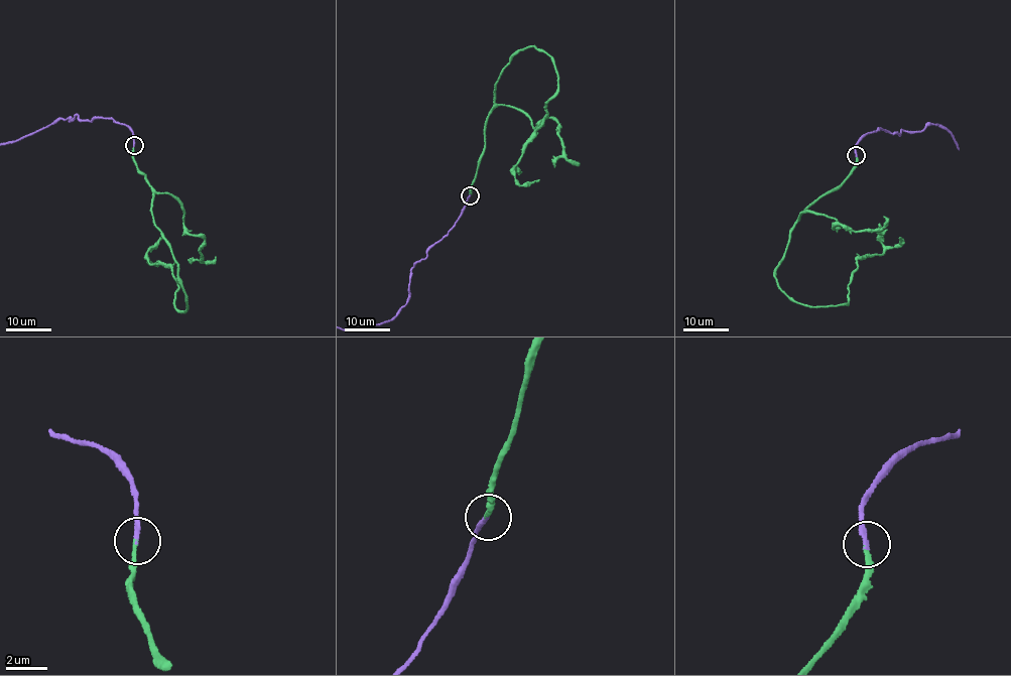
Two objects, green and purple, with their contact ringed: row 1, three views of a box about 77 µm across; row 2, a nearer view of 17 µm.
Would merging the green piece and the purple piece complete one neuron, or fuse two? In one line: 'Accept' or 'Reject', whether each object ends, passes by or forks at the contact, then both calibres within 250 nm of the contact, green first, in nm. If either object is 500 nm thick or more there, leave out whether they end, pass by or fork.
Accept. At the ring green ends. At the ring purple ends. Thickness 200 nm (green) against 240 nm

